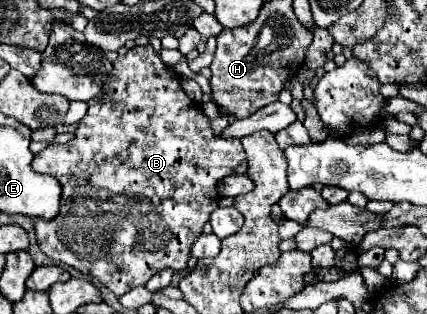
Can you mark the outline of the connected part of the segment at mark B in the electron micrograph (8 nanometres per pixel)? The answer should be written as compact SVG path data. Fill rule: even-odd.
M151 45L133 47L125 55L119 55L115 59L115 63L113 63L109 79L103 85L103 95L99 99L87 101L87 105L89 105L87 115L83 117L83 121L79 121L79 127L73 133L73 139L69 143L65 143L65 145L51 143L47 149L43 149L33 159L33 165L31 165L33 171L55 175L55 179L63 187L61 215L57 215L57 219L53 219L49 223L45 223L43 219L37 221L37 227L35 227L35 231L37 231L37 243L39 243L39 249L47 257L51 257L53 261L61 261L61 263L65 263L65 265L81 271L83 275L95 277L101 285L105 285L117 297L121 297L123 293L127 293L127 291L131 291L131 289L135 289L139 285L145 285L155 273L159 273L165 267L169 267L173 271L187 269L187 261L191 257L191 245L203 233L203 225L209 221L211 211L219 203L219 193L217 193L219 179L225 179L227 175L245 175L247 173L245 151L243 151L239 139L221 139L221 137L213 135L209 119L205 115L201 115L199 105L195 101L191 101L185 95L185 91L181 89L179 75L159 59L159 55L153 51Z

